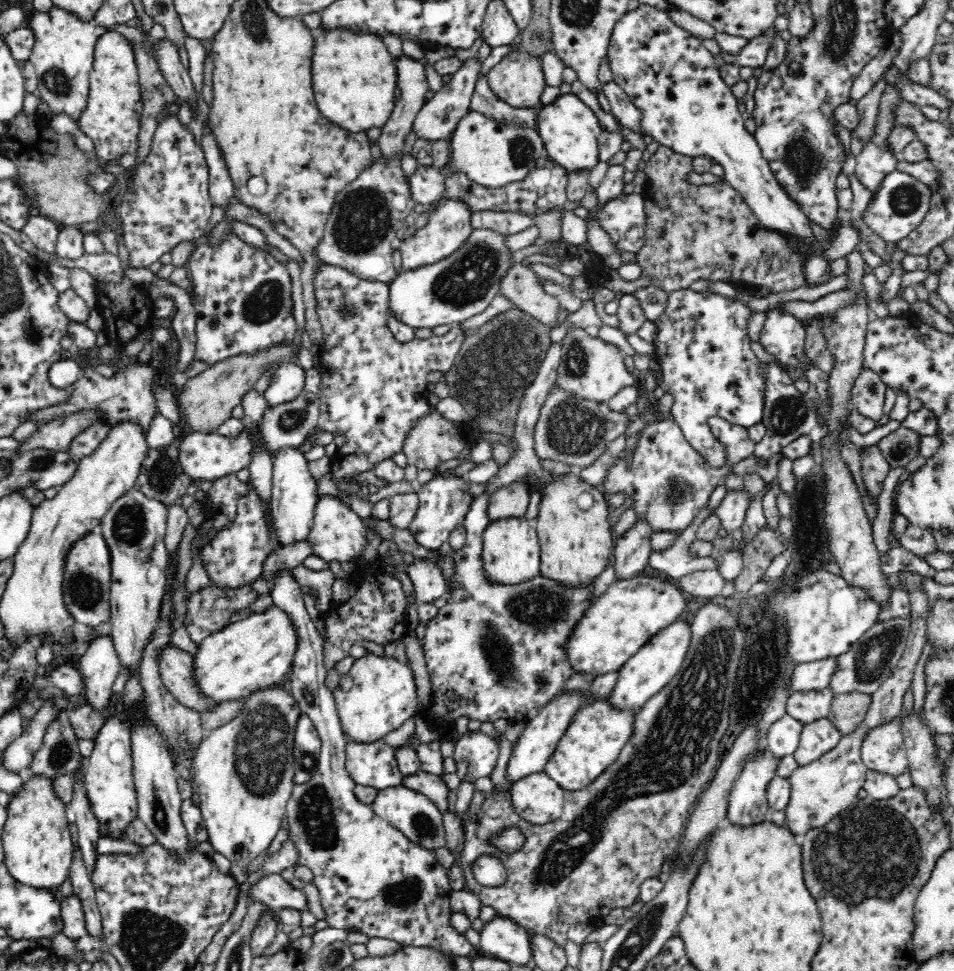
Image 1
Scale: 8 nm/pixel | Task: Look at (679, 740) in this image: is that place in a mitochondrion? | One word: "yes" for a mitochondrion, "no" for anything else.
yes

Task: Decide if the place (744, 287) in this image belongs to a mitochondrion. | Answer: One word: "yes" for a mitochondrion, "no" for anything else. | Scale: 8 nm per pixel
no

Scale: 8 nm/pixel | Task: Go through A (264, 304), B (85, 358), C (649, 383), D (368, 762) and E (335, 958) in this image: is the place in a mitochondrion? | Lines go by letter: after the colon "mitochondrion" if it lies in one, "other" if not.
A: mitochondrion
B: other
C: other
D: other
E: mitochondrion

